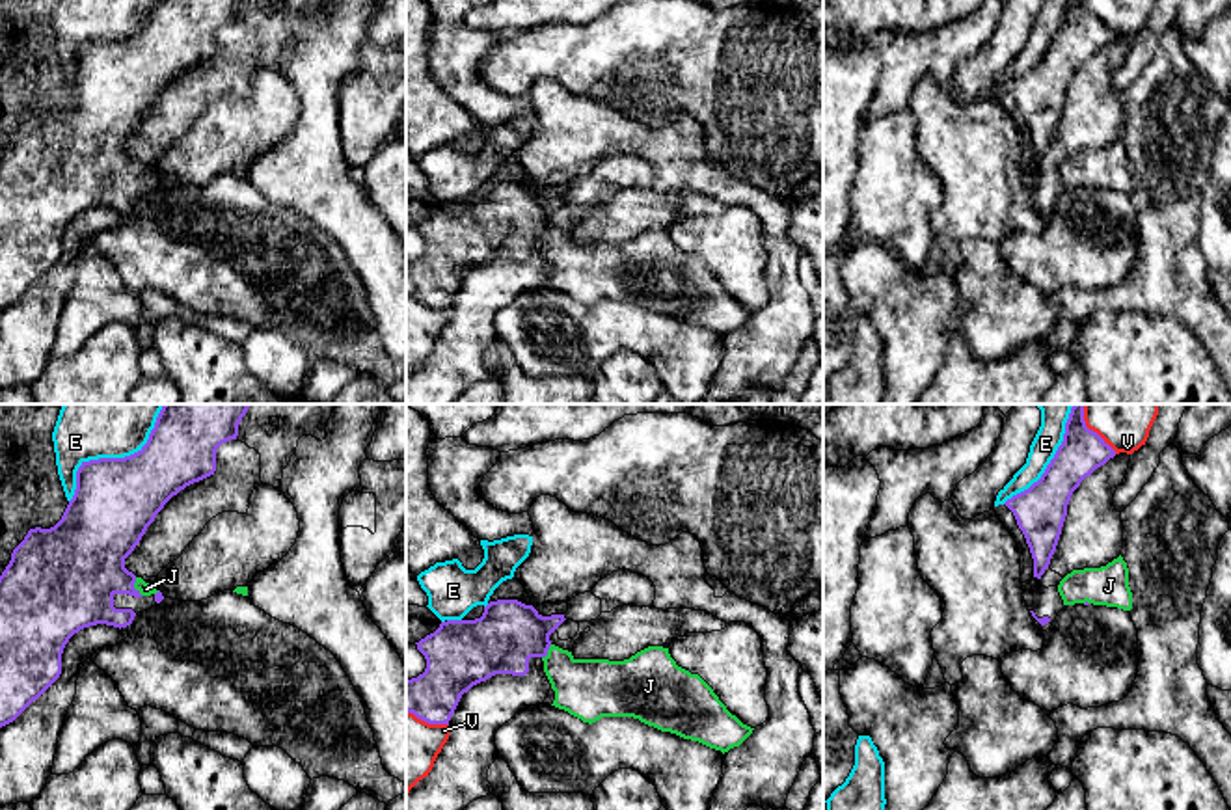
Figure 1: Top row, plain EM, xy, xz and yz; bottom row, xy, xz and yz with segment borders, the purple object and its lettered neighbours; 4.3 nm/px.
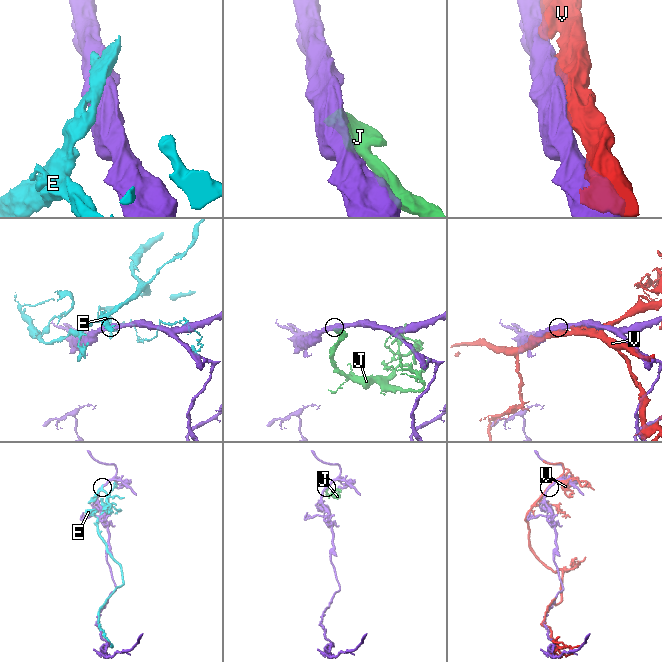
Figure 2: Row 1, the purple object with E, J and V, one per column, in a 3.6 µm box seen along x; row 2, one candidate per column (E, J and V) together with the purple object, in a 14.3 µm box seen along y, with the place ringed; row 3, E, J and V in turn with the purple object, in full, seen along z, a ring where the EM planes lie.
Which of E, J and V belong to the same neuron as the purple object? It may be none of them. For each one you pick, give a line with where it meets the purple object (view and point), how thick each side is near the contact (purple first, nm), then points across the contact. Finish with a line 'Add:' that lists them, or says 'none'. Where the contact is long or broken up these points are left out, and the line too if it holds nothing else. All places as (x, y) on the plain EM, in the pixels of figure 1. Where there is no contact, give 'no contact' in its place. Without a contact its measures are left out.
J: meets purple in xy at (133, 170); 380 nm thick on the purple side, 60 nm on the other
Add: J

